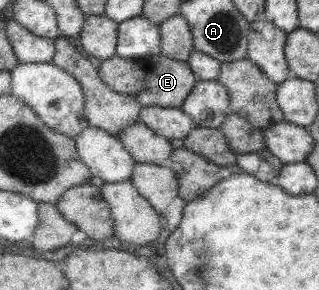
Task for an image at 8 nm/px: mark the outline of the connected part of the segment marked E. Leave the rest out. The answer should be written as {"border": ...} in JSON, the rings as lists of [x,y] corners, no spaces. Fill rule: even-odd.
{"border":[[[162,54],[148,58],[145,74],[144,86],[134,94],[141,107],[180,108],[197,80],[186,61],[175,61]]]}

